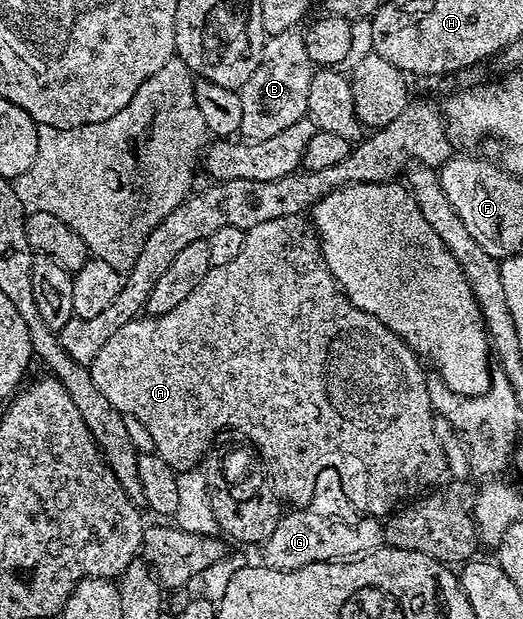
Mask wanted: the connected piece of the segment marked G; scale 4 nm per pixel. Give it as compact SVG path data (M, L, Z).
M299 507L283 514L276 525L272 537L261 548L261 562L273 571L302 571L317 563L355 563L358 559L376 553L384 546L384 527L373 515L356 513L356 523L352 529L344 527L314 527L308 519L308 509Z

